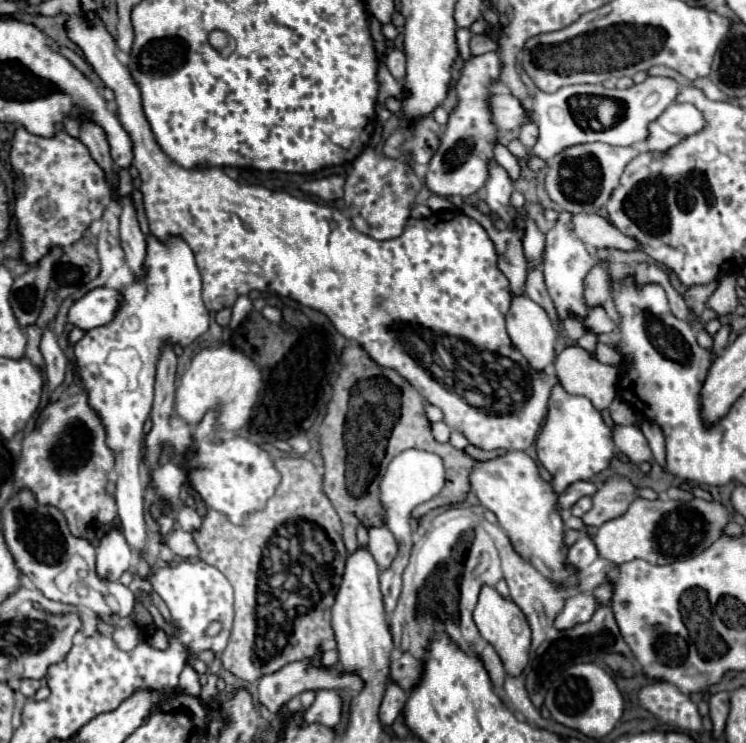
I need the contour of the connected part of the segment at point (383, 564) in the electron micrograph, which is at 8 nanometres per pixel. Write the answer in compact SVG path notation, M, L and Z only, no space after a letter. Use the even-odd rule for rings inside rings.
M380 525L380 527L372 527L370 529L370 539L368 539L368 549L370 553L374 555L376 563L380 569L386 569L392 559L396 557L396 539L394 535L388 531L386 525Z

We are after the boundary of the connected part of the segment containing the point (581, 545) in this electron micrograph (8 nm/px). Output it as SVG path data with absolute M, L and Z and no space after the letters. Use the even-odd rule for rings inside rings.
M582 535L570 549L568 549L568 563L576 567L576 573L582 573L588 569L588 565L598 557L598 551L592 543L590 535Z

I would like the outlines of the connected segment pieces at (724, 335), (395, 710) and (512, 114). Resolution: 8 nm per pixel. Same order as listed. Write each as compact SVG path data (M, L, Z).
M720 329L716 335L714 335L714 345L710 349L710 353L716 357L726 345L728 345L728 335L730 335L730 329Z
M388 683L384 697L382 697L382 705L380 705L380 721L384 725L392 725L396 721L396 717L400 715L400 711L404 709L408 695L404 693L404 689L400 689L396 683Z
M494 93L488 97L488 107L494 125L500 131L518 129L526 123L526 111L522 109L520 101L510 93Z

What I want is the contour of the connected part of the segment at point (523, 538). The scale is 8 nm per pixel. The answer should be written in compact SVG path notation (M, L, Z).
M508 451L506 455L500 455L500 457L490 459L490 461L476 461L472 471L470 471L470 485L472 485L472 491L476 493L478 501L498 517L500 527L508 533L514 549L522 557L526 557L526 559L528 557L542 559L544 565L552 569L556 581L564 583L564 581L568 581L570 577L576 575L572 567L564 565L564 557L566 557L566 549L564 549L564 541L562 541L564 523L562 523L562 515L558 511L558 505L556 505L556 495L554 495L550 483L540 477L540 471L538 471L536 463L526 453Z

